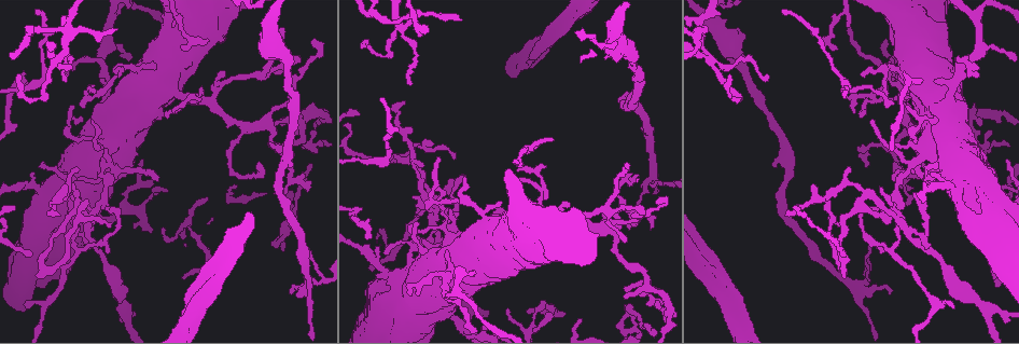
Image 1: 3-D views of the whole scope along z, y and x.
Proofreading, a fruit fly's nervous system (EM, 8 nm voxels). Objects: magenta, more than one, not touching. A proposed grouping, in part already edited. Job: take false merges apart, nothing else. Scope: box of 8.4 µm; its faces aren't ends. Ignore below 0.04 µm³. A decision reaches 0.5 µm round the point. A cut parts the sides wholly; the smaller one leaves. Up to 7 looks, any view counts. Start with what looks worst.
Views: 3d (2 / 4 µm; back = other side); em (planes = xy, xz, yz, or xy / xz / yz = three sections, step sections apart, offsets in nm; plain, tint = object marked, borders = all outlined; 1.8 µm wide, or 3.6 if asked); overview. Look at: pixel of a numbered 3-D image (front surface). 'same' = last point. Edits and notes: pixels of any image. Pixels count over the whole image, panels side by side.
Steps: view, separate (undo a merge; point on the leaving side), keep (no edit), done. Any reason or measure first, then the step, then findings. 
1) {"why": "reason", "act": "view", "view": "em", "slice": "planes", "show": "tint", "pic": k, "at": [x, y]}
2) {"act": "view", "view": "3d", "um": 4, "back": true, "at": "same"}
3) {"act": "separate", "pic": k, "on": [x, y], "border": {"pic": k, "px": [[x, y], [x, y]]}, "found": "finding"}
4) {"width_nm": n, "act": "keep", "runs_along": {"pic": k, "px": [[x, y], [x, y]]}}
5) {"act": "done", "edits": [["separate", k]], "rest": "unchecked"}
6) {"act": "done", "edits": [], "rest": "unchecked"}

{"why": "branch point", "act": "view", "view": "3d", "um": 2, "pic": 1, "at": [125, 311]}

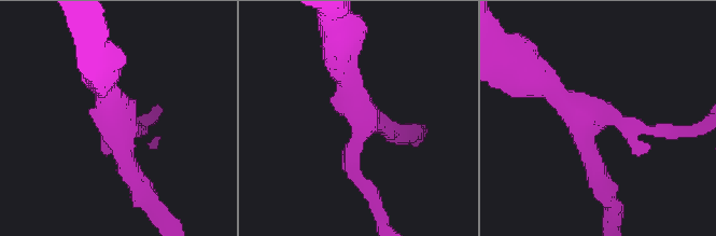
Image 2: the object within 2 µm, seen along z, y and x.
{"arms": 3, "why": "now the EM", "act": "view", "view": "em", "slice": "planes", "show": "borders", "pic": 2, "at": [114, 115]}

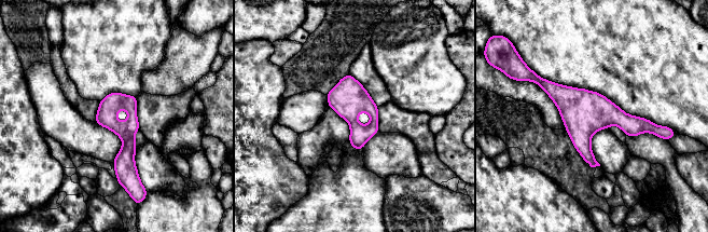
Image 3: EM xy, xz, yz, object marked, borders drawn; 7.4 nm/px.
{"width_nm": 150, "act": "keep", "runs_along": {"pic": 3, "px": [[541, 81], [583, 112], [658, 131]]}, "found": "one neuron here"}

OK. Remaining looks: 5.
{"why": "touches itself", "act": "view", "view": "em", "um": 3.6, "slice": "xz", "step": 8, "show": "tint", "pic": 1, "at": [387, 311]}

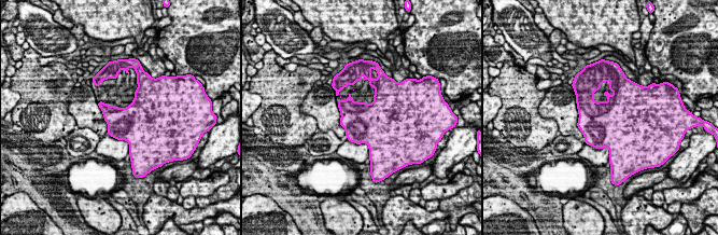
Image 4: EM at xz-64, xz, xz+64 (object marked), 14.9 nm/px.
{"act": "keep", "found": "continuous, no second neuron"}

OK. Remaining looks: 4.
{"why": "touches itself", "act": "view", "view": "em", "slice": "planes", "show": "tint", "pic": 1, "at": [299, 61]}

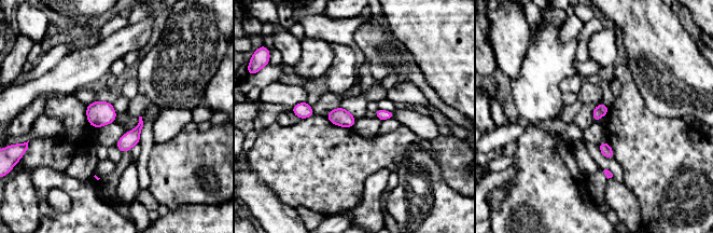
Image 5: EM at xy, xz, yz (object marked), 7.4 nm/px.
{"act": "keep", "found": "one neuron here"}

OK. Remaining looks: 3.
{"act": "done", "edits": [], "rest": "unchecked"}

